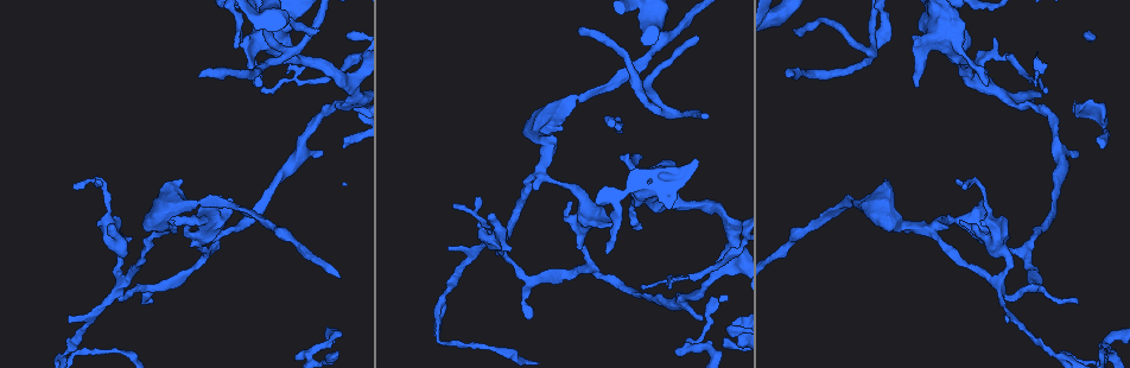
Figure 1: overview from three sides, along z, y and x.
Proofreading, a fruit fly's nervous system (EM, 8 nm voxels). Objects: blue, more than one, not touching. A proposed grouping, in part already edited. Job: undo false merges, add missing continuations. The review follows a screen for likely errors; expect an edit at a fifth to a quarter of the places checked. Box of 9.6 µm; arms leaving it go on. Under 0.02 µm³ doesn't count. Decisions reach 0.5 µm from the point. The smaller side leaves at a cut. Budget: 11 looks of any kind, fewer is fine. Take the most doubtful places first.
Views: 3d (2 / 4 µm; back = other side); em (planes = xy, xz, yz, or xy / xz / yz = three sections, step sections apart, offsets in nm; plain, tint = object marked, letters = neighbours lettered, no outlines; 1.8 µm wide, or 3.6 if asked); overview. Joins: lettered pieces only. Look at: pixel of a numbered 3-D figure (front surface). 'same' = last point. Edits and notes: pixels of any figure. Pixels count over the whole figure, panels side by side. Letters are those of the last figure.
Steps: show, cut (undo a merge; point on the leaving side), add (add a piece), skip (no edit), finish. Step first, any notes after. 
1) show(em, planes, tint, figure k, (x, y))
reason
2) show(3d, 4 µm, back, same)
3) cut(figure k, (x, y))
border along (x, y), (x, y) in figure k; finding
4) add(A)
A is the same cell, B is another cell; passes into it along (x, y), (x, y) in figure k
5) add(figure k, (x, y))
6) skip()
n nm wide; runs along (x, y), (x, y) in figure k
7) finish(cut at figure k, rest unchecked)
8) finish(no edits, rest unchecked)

show(em, planes, tint, figure 1, (344, 147))

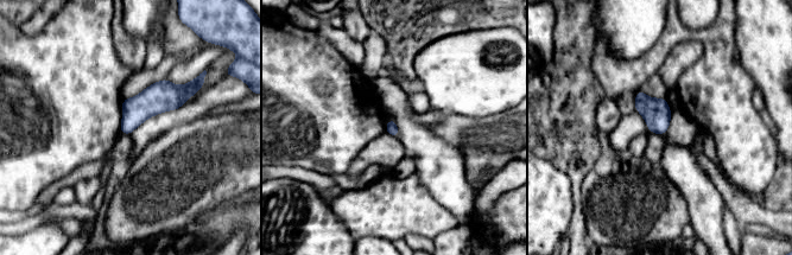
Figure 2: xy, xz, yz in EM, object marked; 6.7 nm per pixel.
show(em, planes, letters, same)

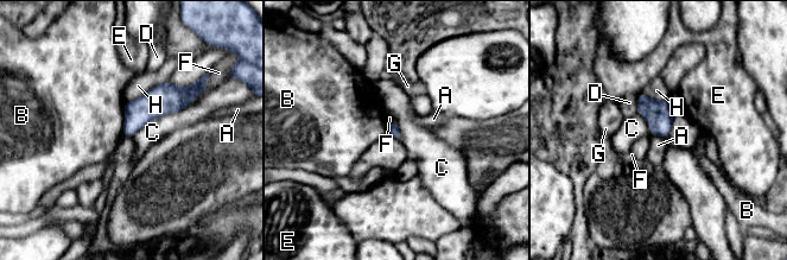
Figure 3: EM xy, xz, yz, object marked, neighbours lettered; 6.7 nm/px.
skip()
C touches over 420 nm; A, B, C, D, E, F, G and H are other cells; none of them fits

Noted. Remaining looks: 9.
show(em, xz, step 8, tint, figure 1, (794, 31))
free end

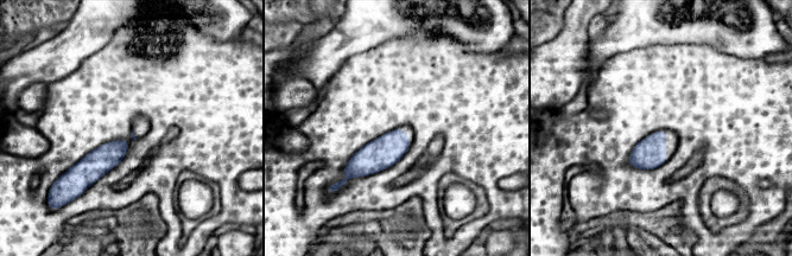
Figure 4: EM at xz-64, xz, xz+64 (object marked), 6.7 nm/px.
show(em, planes, letters, same)
another direction

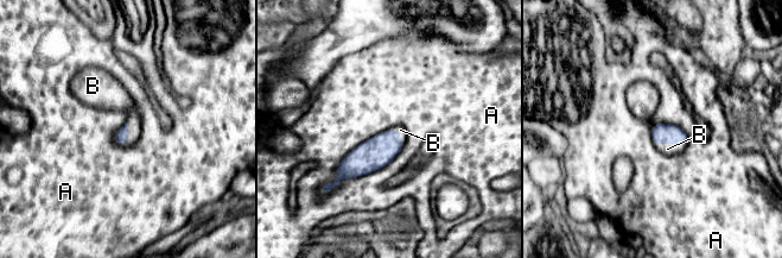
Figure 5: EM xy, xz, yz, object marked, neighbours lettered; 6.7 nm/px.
add(B)
B is the same cell, A is another cell; passes into it along (662, 133), (669, 143), (667, 149) in figure 5; it goes on there

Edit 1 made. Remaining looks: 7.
show(overview)
redraw

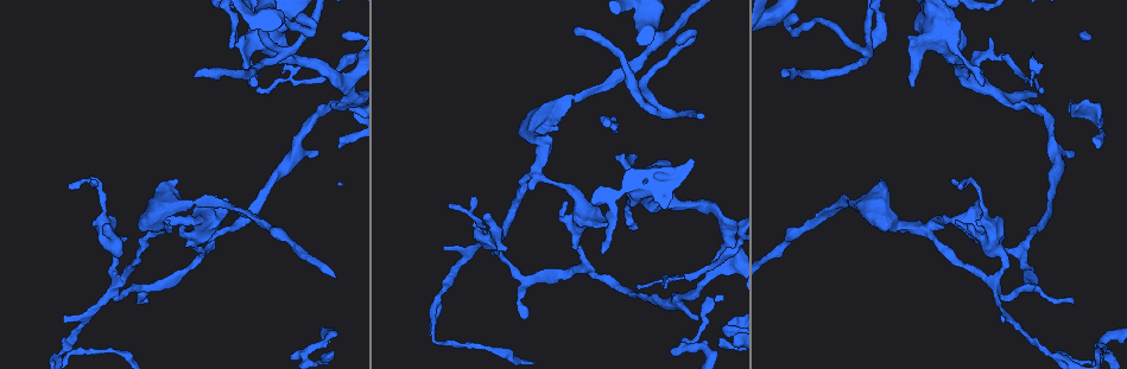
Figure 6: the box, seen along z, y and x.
show(3d, 4 µm, figure 6, (941, 16))

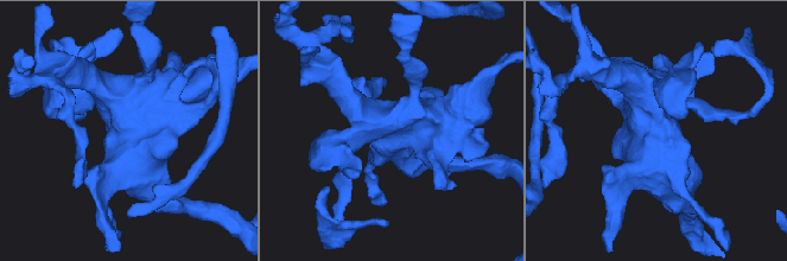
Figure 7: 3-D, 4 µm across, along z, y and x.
show(em, 3.6 µm, xz, step 4, letters, figure 7, (656, 134))

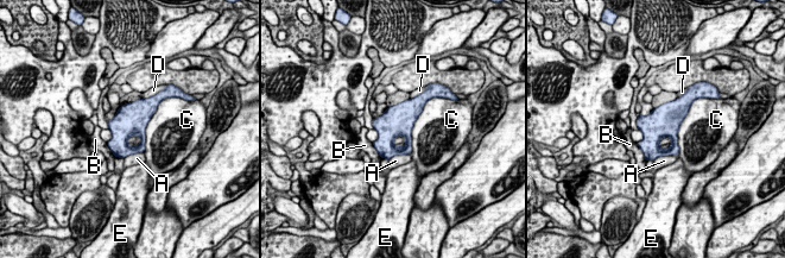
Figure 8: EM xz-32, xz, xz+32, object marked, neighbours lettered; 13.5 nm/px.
skip()
C touches over 750 nm; A, B, C, D and E are other cells; border along (691, 104), (678, 130), (677, 156) in figure 8; all the same neuron

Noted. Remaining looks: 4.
show(em, yz, step 16, tint, figure 6, (540, 174))
sharp bend

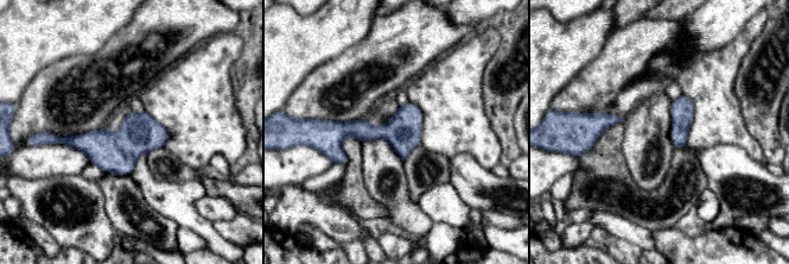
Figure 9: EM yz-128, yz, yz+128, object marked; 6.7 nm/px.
show(em, planes, letters, same)
cut it another way

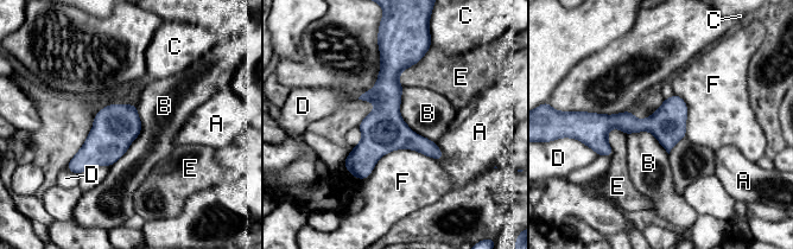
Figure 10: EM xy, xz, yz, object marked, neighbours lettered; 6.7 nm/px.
skip()
A, B, C, D, E and F are other cells; runs along (389, 53), (384, 131), (360, 176) in figure 10; all the same neuron

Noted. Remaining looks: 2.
finish(add at figure 5, rest unchecked)

